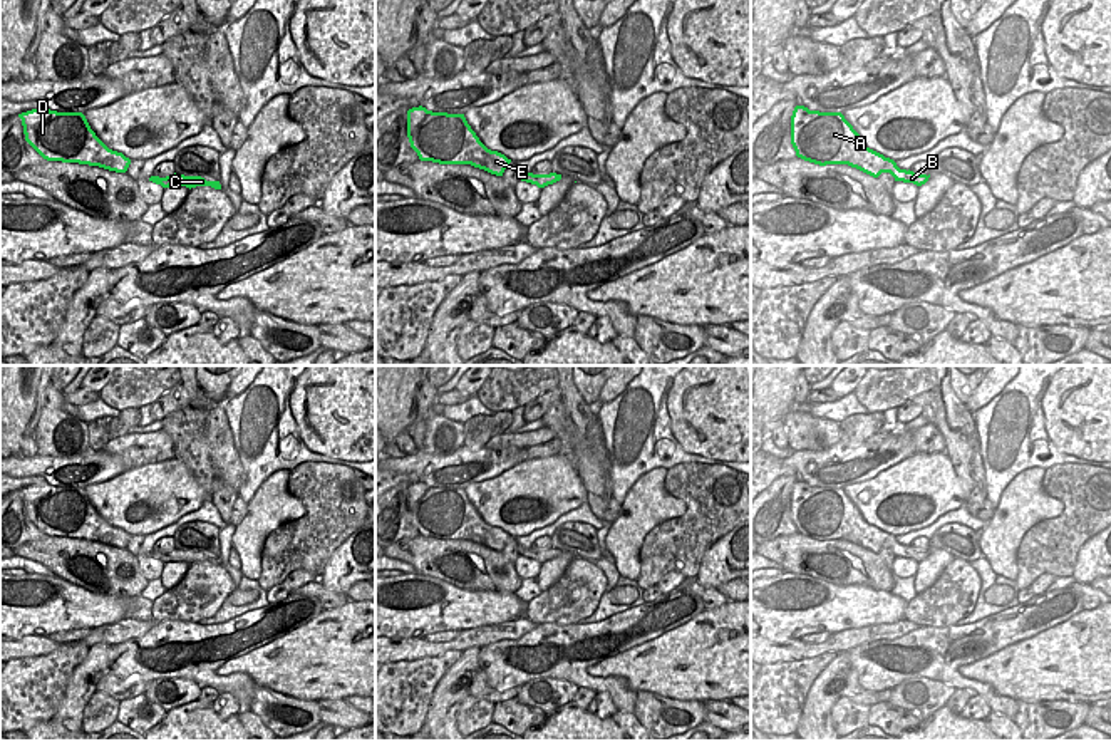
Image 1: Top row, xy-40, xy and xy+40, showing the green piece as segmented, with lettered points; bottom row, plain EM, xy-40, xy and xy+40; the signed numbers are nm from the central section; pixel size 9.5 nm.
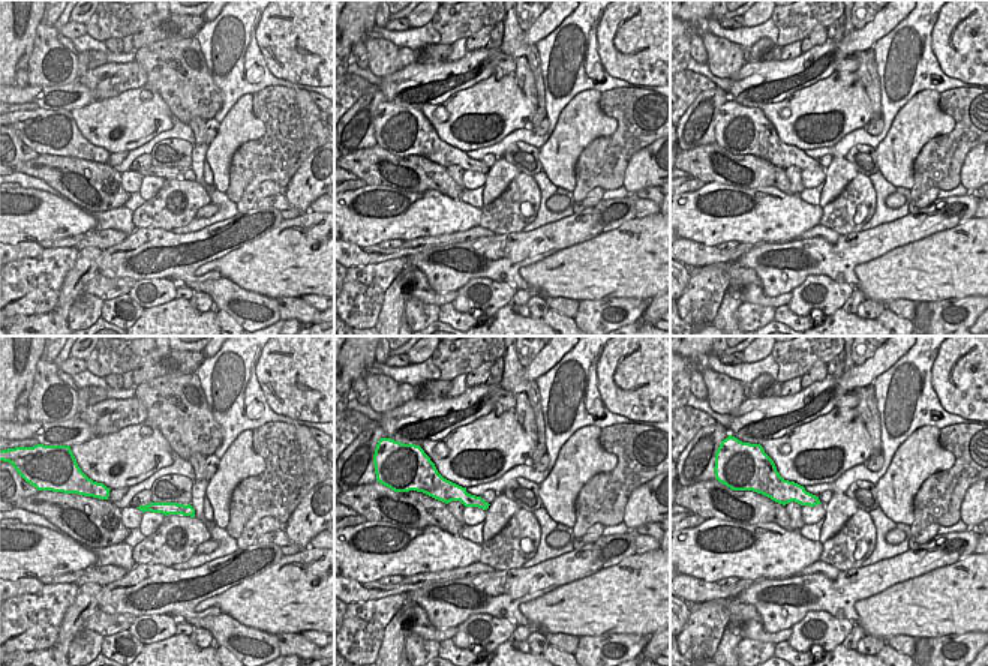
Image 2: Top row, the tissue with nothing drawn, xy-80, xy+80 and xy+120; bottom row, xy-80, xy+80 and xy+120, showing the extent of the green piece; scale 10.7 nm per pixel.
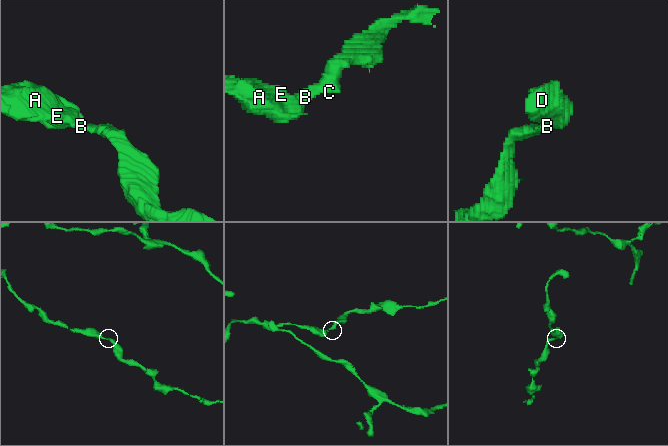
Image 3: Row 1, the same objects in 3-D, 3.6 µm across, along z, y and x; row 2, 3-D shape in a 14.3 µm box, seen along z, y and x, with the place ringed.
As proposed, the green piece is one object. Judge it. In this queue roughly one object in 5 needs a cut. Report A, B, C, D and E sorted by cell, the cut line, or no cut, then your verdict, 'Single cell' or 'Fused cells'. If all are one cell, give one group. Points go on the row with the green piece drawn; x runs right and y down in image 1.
Groups: A B C D E. No split. Single cell.

